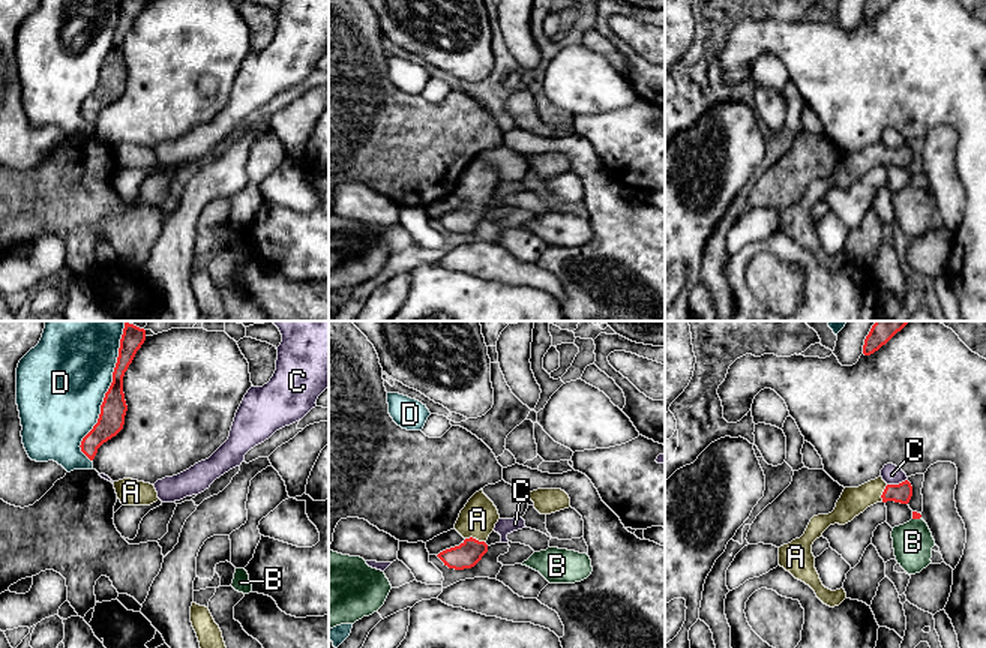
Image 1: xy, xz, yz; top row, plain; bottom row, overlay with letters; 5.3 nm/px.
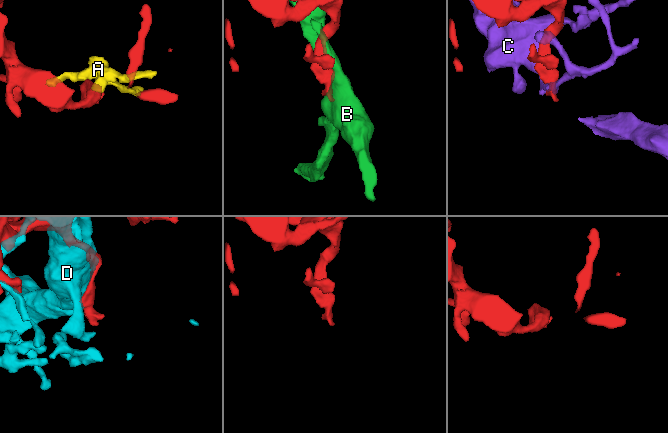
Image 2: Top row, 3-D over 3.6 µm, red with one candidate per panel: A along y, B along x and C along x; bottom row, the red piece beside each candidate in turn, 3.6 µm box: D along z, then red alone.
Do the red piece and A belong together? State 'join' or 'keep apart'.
join

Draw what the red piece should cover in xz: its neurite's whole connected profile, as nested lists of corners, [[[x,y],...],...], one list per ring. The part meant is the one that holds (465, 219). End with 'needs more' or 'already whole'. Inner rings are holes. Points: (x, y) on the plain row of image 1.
[[[480,153],[461,174],[455,192],[465,204],[455,212],[440,216],[437,220],[449,232],[464,234],[474,231],[488,216],[485,207],[494,195],[500,178],[494,166]]] | needs more

